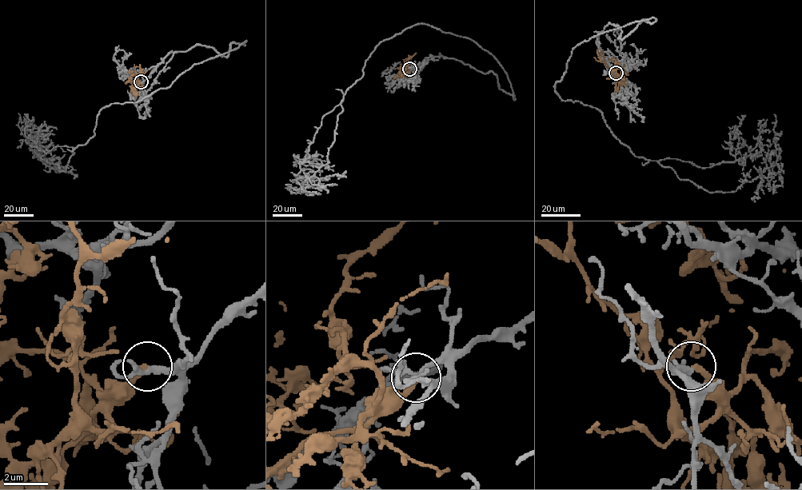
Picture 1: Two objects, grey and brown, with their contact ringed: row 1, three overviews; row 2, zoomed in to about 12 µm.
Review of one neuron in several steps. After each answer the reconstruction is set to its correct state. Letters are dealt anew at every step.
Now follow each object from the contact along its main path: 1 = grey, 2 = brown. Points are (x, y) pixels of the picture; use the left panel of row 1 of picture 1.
1: (141, 81), (170, 52), (201, 45), (226, 56), (246, 41), (102, 108), (65, 171), (29, 149), (18, 113)
2: (141, 81), (138, 85), (136, 85), (135, 77), (140, 71), (136, 65)

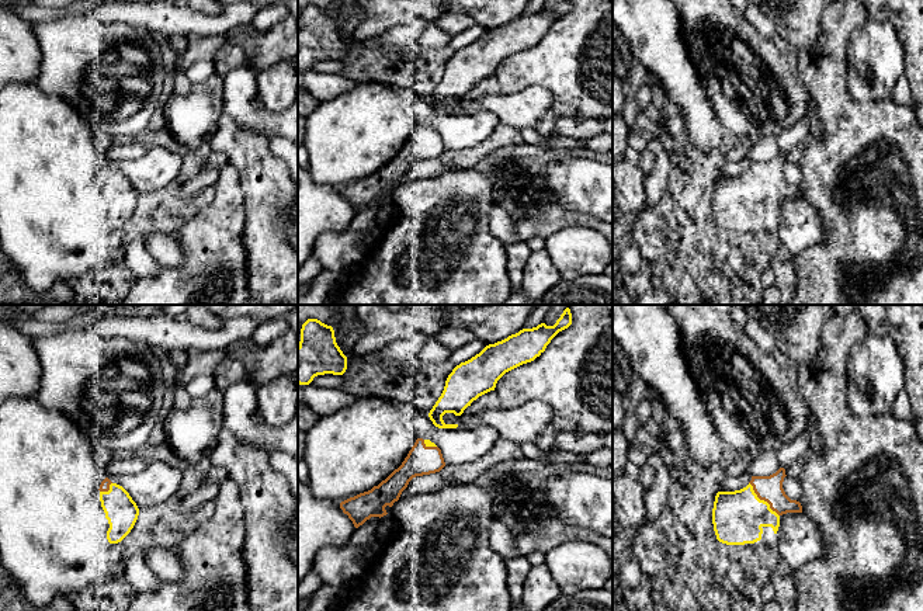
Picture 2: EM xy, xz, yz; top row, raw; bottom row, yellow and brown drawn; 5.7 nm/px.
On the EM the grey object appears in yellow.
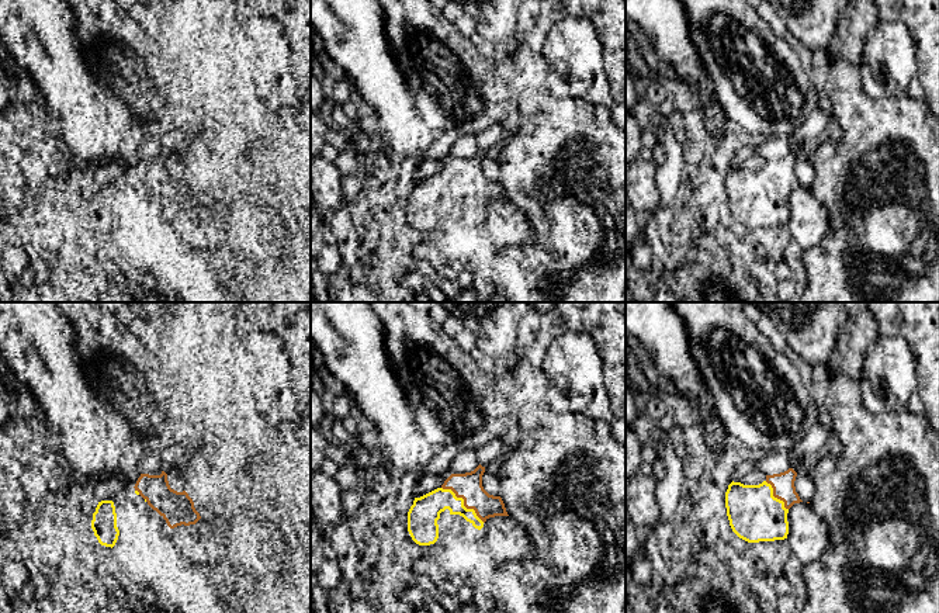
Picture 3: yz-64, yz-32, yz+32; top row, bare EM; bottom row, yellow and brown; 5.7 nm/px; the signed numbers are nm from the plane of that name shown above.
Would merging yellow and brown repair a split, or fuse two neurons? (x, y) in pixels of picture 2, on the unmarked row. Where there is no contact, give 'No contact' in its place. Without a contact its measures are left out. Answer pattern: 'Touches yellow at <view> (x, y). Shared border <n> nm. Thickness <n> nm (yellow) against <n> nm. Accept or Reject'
Touches yellow at yz (762, 186). Shared border 260 nm. Thickness 300 nm (yellow) against 140 nm. Accept

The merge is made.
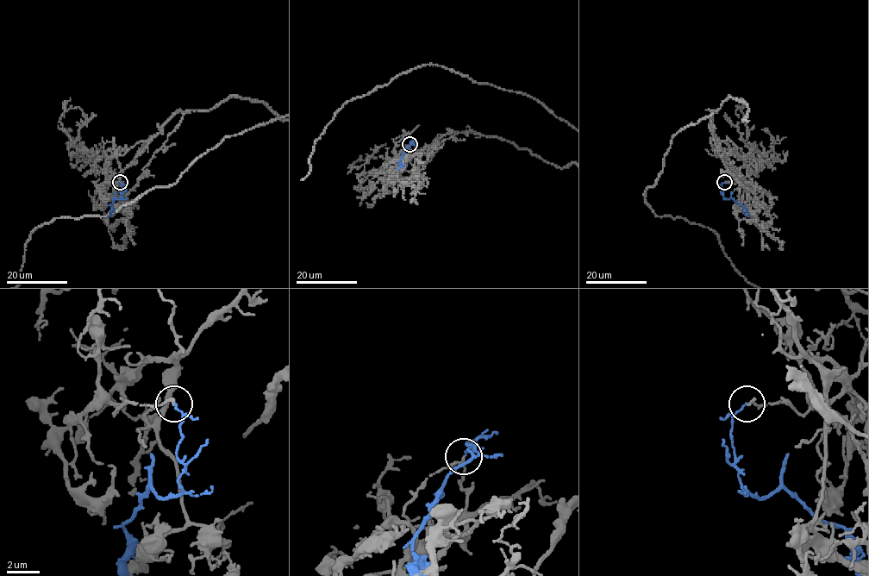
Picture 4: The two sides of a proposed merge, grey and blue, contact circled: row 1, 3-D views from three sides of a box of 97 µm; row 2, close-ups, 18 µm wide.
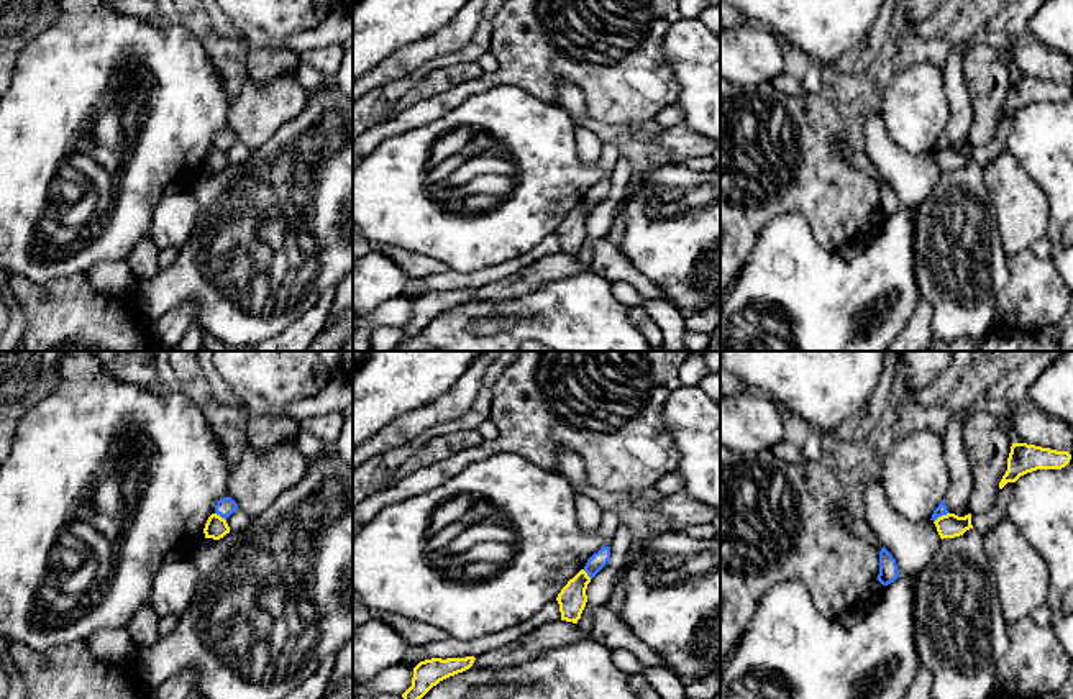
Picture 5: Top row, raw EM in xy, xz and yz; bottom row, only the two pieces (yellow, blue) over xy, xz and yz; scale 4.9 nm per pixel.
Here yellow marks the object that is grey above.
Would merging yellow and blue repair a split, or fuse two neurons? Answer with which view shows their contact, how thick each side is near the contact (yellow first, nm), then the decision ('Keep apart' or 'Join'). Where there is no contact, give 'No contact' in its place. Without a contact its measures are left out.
Touches yellow in yz. Thickness 120 nm (yellow) against 50 nm. Keep apart

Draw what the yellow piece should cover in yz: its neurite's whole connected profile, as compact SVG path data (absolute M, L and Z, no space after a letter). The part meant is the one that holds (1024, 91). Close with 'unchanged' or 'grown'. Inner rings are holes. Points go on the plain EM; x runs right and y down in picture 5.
M1012 75L1007 90L1007 103L999 115L999 121L1037 102L1062 102L1070 92L1071 87L1068 84L1057 84L1027 75Z; unchanged

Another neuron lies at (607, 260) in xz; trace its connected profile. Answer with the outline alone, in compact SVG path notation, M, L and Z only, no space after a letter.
M607 238L597 240L592 246L592 267L597 276L610 284L627 282L640 295L651 300L664 300L663 290L650 281L614 243Z

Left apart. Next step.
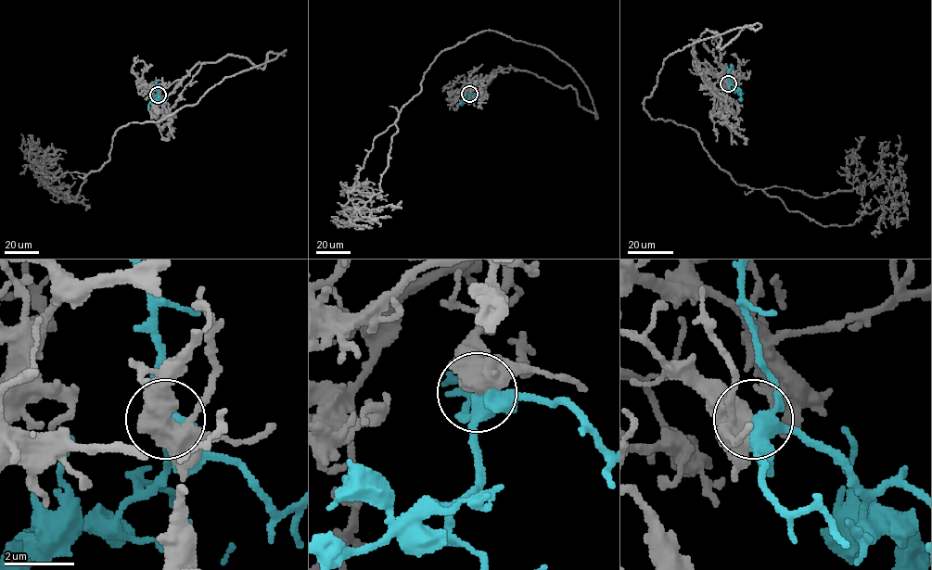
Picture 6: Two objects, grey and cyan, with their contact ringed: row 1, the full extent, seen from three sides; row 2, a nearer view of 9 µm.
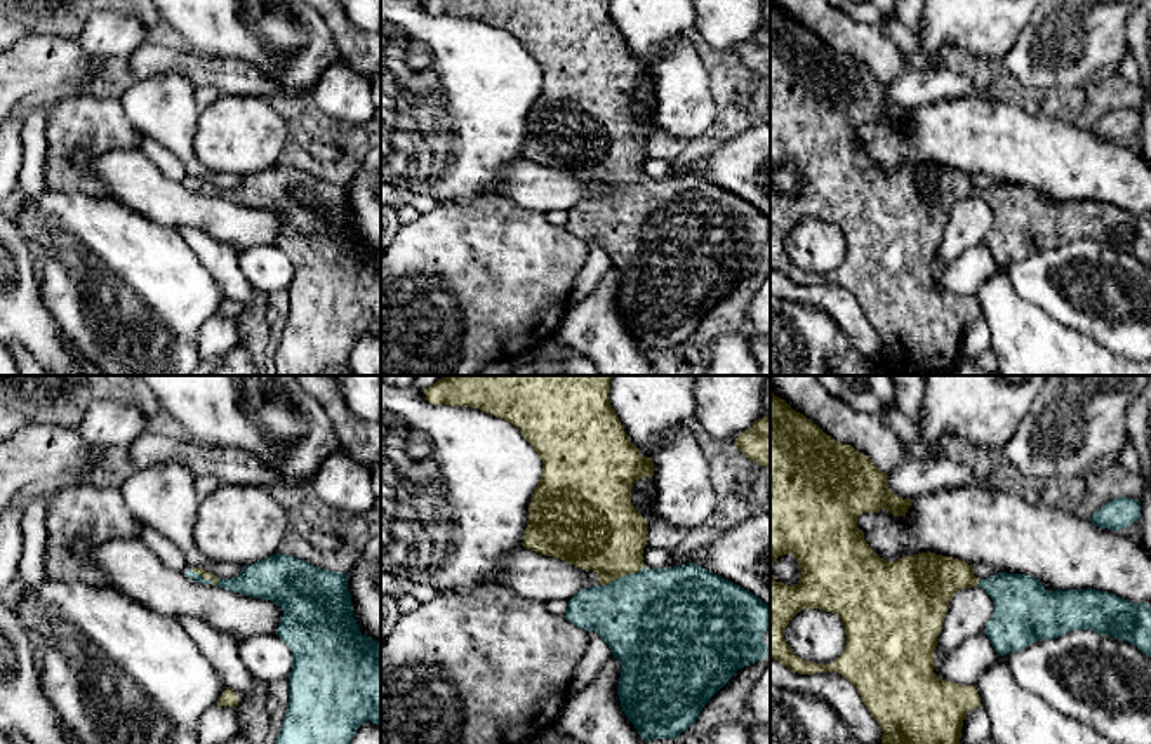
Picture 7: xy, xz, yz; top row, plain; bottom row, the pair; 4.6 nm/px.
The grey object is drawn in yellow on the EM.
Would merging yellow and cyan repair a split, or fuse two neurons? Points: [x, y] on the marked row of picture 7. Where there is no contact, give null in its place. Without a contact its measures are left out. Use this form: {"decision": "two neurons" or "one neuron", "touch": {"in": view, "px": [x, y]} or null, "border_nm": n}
{"decision": "one neuron", "touch": {"in": "xz", "px": [623, 574]}, "border_nm": 220}

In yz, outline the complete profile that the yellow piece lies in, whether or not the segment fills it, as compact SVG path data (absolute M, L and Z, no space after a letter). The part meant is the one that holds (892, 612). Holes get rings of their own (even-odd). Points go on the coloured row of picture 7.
M770 391L770 568L779 556L793 555L802 570L795 586L777 582L770 572L770 659L798 674L836 671L847 678L882 727L882 744L960 744L967 713L981 706L974 685L951 683L934 673L934 650L948 605L955 593L963 588L979 586L995 601L995 612L984 633L998 655L1022 650L1035 641L1059 638L1069 631L1092 629L1128 641L1151 657L1149 603L1132 603L1097 589L1048 591L1040 579L1026 574L1000 572L979 581L972 572L972 565L935 553L918 553L895 561L880 558L864 541L857 518L862 513L880 509L887 509L894 516L906 516L911 502L913 499L902 499L888 488L887 473L880 471L868 455L836 442ZM803 608L821 608L842 619L847 645L835 662L807 662L795 655L786 643L784 629Z

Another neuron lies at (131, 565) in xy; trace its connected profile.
M111 539L92 553L92 560L115 588L146 608L195 617L236 641L276 634L283 617L282 607L271 600L195 582L186 572L169 568L139 539Z

